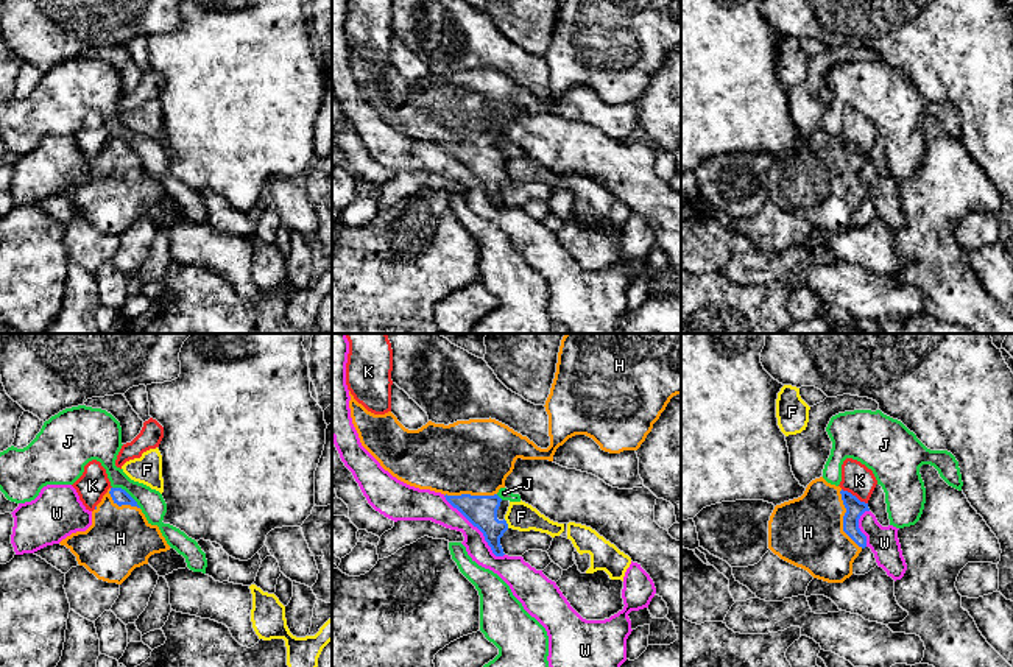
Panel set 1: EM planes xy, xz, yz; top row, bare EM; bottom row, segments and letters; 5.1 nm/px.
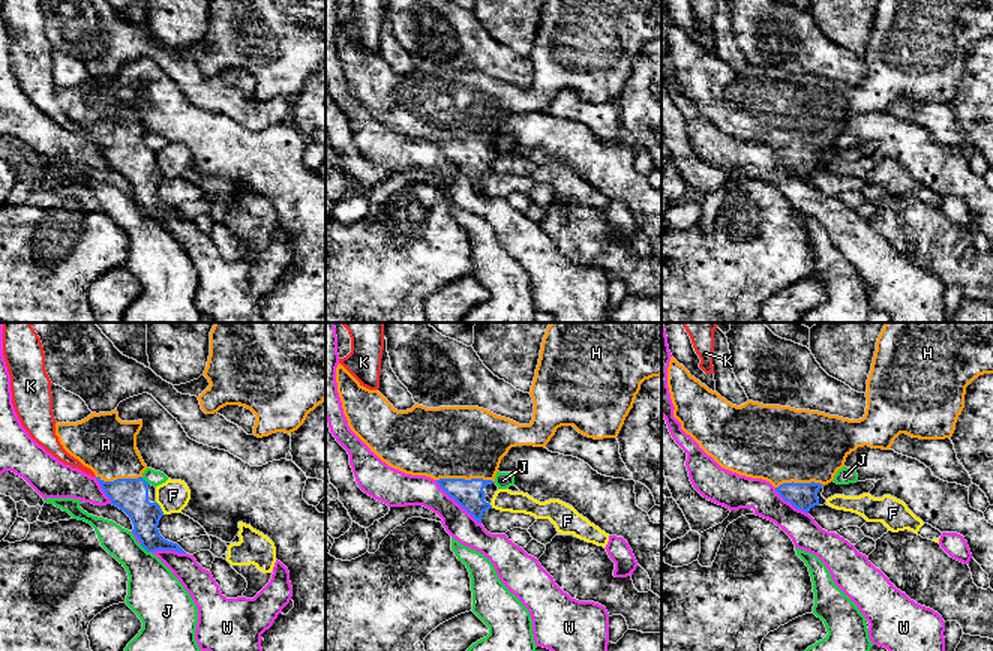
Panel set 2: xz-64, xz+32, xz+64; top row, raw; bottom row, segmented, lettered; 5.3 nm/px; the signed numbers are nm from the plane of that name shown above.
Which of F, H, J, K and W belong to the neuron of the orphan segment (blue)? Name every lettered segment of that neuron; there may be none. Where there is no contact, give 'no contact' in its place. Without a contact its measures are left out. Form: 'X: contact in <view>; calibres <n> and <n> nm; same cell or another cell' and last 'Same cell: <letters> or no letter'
F: contact in xz; calibres 160 and 150 nm; another cell
H: contact in yz; calibres 100 and 360 nm; same cell
J: contact in xy; calibres 80 and 130 nm; another cell
K: contact in yz; calibres 100 and 160 nm; another cell
W: contact in xz; calibres 160 and 150 nm; another cell
Same cell: H

